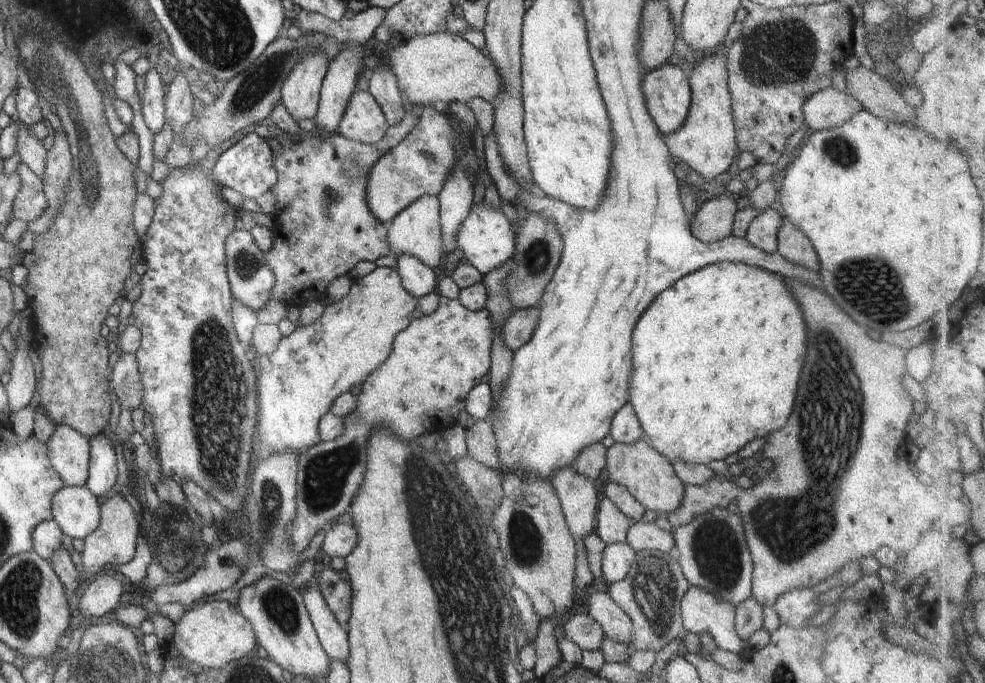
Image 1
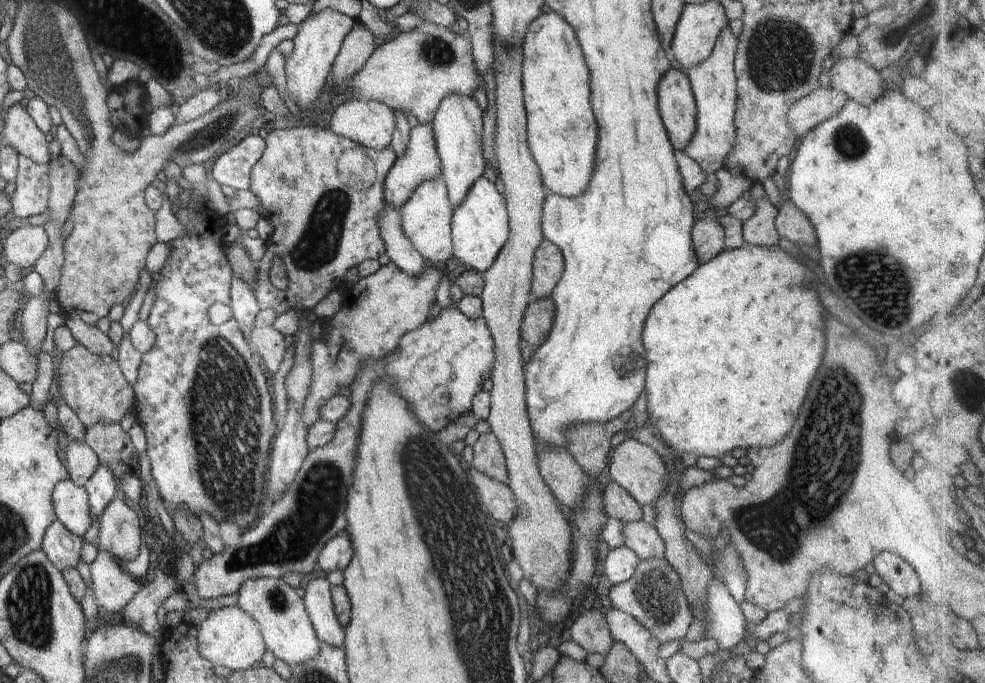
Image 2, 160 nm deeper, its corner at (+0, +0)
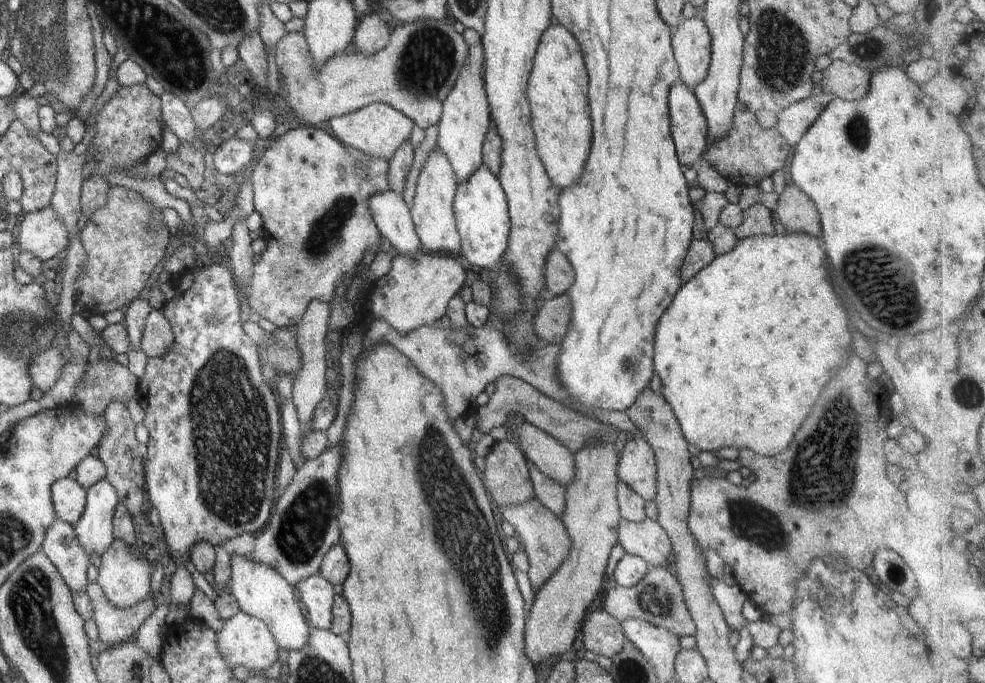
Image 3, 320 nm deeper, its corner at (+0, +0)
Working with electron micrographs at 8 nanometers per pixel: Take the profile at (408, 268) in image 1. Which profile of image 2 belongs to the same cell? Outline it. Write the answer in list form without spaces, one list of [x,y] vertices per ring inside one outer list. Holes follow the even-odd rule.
[[[385,203],[378,215],[380,234],[385,244],[385,253],[400,270],[418,276],[427,262],[406,238],[401,228],[401,212],[390,203]]]

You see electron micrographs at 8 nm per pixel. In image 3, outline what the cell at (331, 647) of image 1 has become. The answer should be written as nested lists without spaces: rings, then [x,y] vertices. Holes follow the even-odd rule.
[[[314,574],[296,584],[300,600],[308,610],[311,627],[329,630],[333,622],[333,585],[320,574]]]

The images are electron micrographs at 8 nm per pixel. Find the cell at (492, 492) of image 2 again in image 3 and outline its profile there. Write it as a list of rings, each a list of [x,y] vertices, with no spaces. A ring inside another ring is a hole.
[[[530,498],[528,502],[516,504],[516,506],[497,507],[503,520],[514,527],[519,540],[524,543],[524,552],[530,562],[530,570],[527,572],[528,579],[533,590],[536,591],[568,558],[568,552],[570,552],[568,532],[562,520],[545,508],[536,498]]]

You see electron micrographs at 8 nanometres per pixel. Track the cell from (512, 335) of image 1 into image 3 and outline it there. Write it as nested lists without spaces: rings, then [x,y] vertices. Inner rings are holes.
[[[566,293],[547,295],[544,299],[540,299],[534,316],[536,338],[546,343],[560,344],[566,336],[570,316],[572,316],[572,308]]]

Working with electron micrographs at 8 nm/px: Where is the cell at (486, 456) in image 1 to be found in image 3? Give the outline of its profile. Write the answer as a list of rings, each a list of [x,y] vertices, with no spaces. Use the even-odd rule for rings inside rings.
[[[511,440],[495,442],[492,445],[490,454],[484,458],[484,471],[480,476],[485,490],[490,492],[496,506],[516,506],[516,504],[528,502],[530,498],[535,498],[526,461],[523,453]]]

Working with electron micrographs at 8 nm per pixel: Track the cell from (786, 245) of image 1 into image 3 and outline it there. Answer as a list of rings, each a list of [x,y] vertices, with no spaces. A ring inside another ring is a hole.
[[[794,184],[786,185],[778,198],[776,216],[788,232],[800,232],[822,241],[823,233],[816,206]]]

